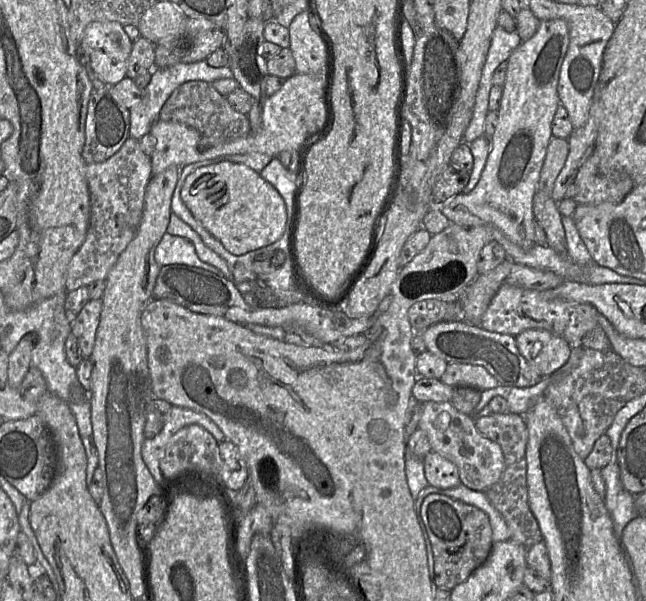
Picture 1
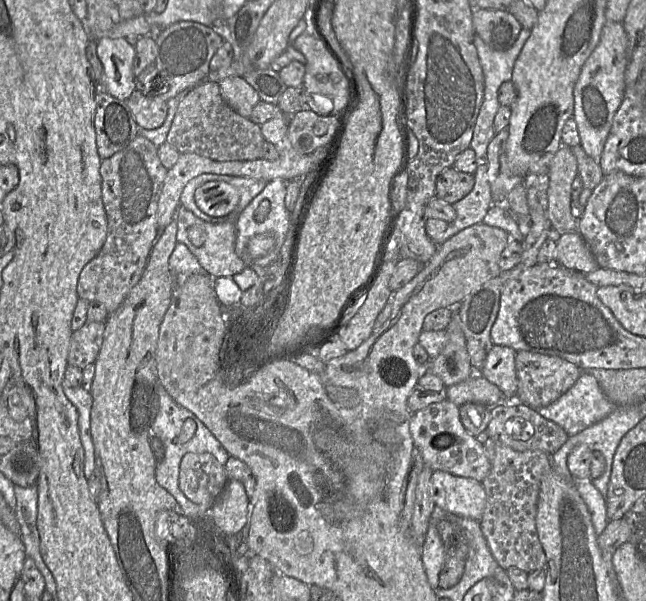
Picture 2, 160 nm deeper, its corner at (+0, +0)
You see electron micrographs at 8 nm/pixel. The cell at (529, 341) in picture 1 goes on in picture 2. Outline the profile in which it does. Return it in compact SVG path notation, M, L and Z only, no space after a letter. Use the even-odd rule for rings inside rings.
M517 351L515 365L518 379L517 396L522 404L536 410L555 402L576 383L582 374L579 367L567 360L530 351Z

